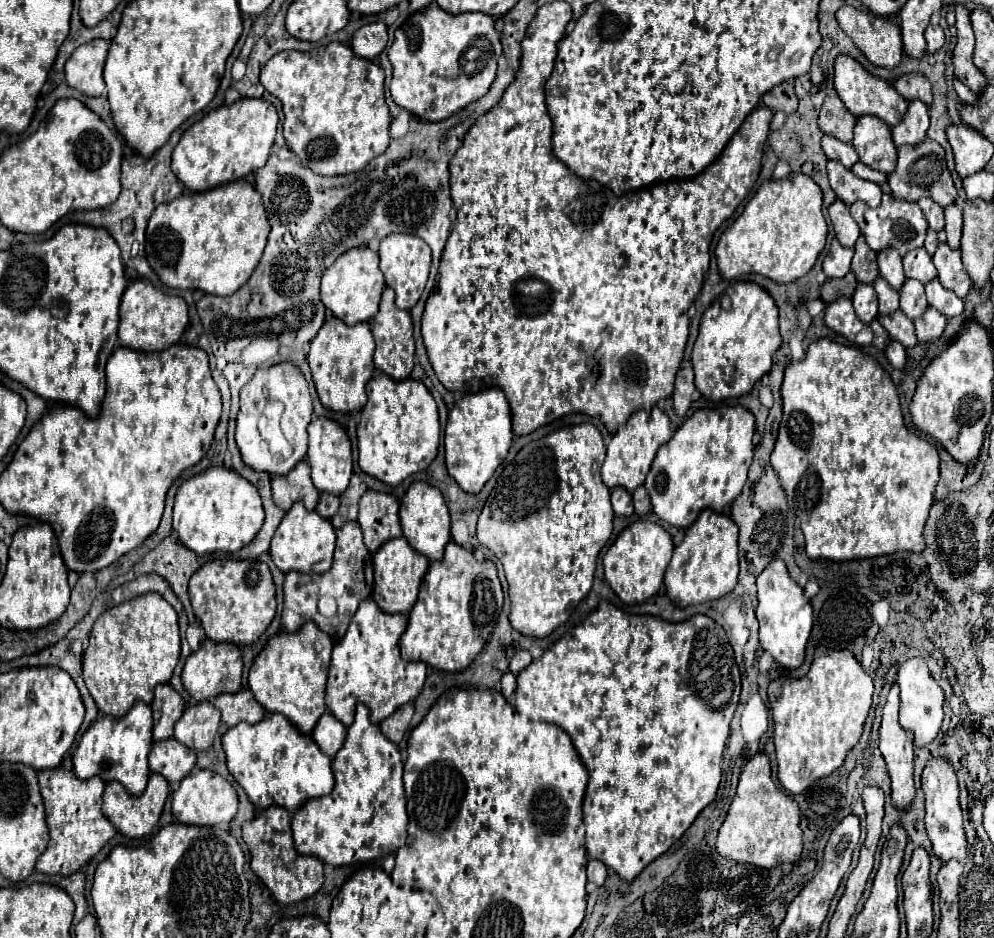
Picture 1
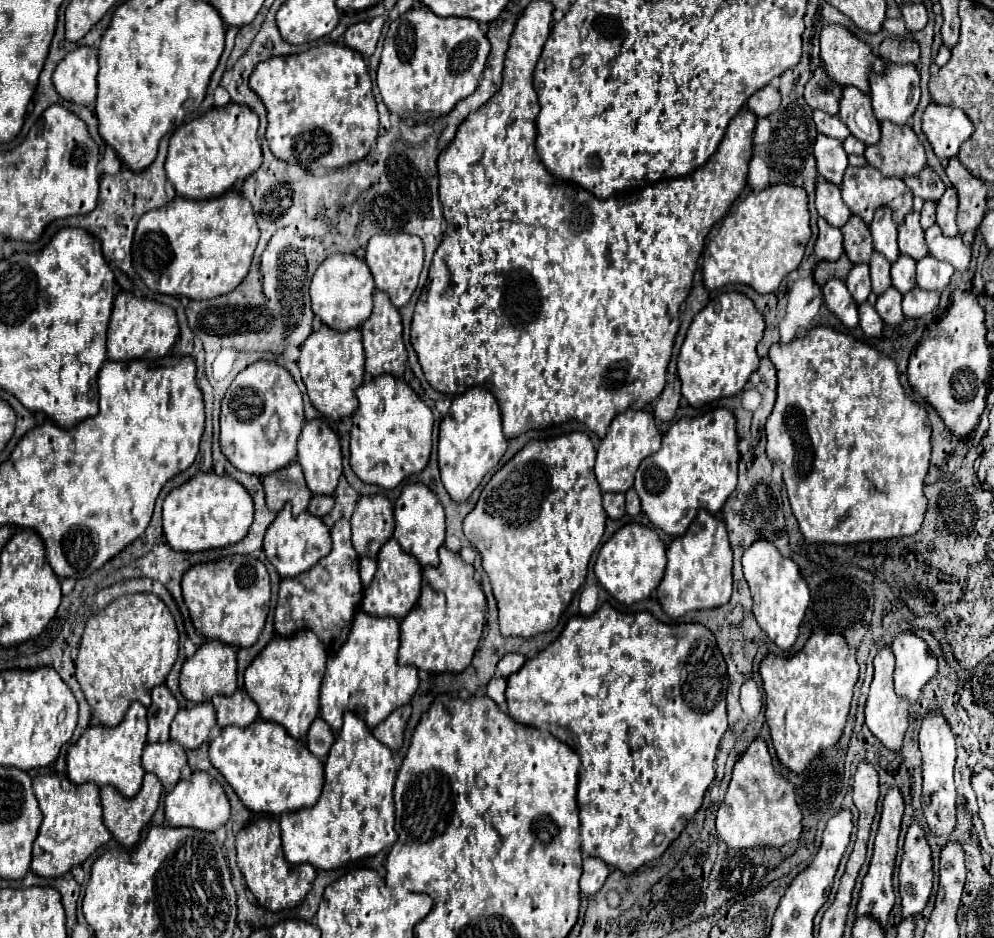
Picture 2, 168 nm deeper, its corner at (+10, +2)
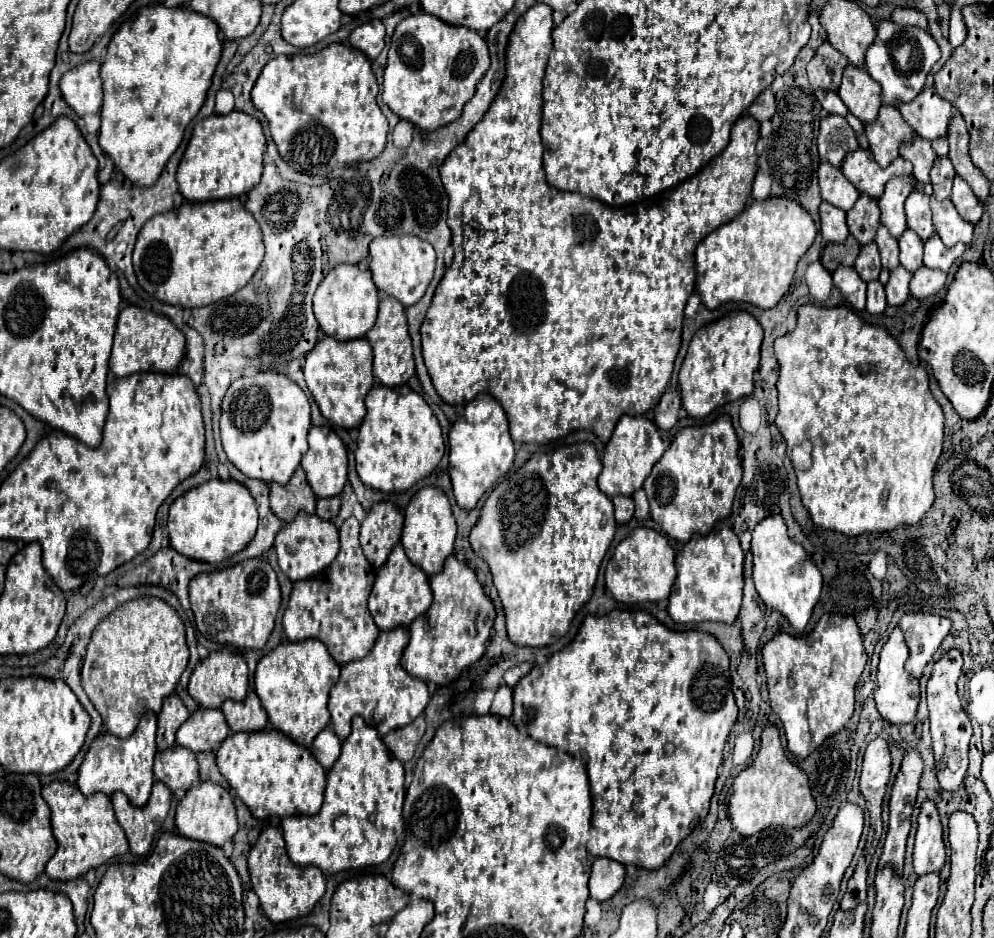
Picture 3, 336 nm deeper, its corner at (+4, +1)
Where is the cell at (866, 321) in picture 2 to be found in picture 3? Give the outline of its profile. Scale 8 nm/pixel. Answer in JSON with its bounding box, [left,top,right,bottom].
[866,279,886,315]

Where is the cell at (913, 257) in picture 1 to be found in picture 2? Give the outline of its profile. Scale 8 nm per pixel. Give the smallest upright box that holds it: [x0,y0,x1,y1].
[898,212,928,260]

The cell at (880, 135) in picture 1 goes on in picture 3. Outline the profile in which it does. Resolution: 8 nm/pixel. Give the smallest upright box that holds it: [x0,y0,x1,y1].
[838,65,882,123]

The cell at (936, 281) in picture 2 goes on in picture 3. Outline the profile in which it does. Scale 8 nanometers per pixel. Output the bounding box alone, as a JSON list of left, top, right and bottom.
[924,233,966,271]

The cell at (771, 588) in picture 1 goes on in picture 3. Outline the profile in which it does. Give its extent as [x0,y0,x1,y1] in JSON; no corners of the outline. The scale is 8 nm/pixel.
[752,513,822,633]

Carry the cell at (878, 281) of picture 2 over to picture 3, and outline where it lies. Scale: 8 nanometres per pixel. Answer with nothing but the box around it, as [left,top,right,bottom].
[874,223,900,271]

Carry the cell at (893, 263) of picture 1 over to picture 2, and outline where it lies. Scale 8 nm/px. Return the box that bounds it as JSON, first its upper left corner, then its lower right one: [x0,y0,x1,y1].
[870,208,898,264]

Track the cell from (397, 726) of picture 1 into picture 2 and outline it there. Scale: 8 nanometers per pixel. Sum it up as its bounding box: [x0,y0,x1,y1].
[372,704,410,750]

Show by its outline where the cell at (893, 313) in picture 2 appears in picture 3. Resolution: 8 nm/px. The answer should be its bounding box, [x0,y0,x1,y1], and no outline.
[886,265,912,307]

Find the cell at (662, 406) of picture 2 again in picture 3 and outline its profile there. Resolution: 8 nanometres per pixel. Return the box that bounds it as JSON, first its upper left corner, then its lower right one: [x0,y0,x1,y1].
[654,391,680,431]

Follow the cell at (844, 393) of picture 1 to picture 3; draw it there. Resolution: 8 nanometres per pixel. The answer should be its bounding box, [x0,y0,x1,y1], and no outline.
[774,303,944,535]

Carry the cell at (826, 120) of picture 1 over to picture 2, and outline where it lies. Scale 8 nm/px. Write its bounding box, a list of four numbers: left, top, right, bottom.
[804,66,842,114]

